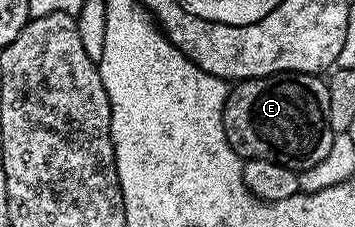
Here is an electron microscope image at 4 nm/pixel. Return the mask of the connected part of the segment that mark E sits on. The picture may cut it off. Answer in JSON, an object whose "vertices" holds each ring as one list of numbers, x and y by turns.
{"vertices":[[286,73,240,80,230,90,223,109,223,129,227,133,227,141,231,149,235,149,235,153,241,156,242,160,271,161,290,167,295,172,319,164,319,161,330,152,335,134,329,124,329,84,321,78,320,74]]}

